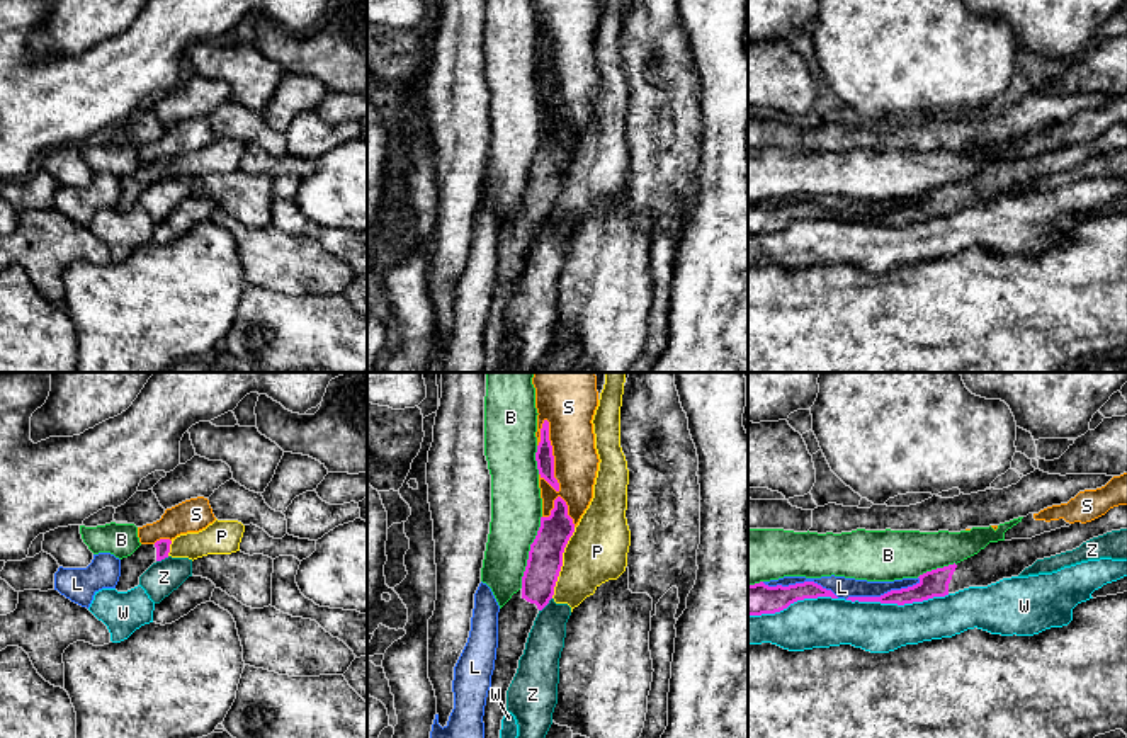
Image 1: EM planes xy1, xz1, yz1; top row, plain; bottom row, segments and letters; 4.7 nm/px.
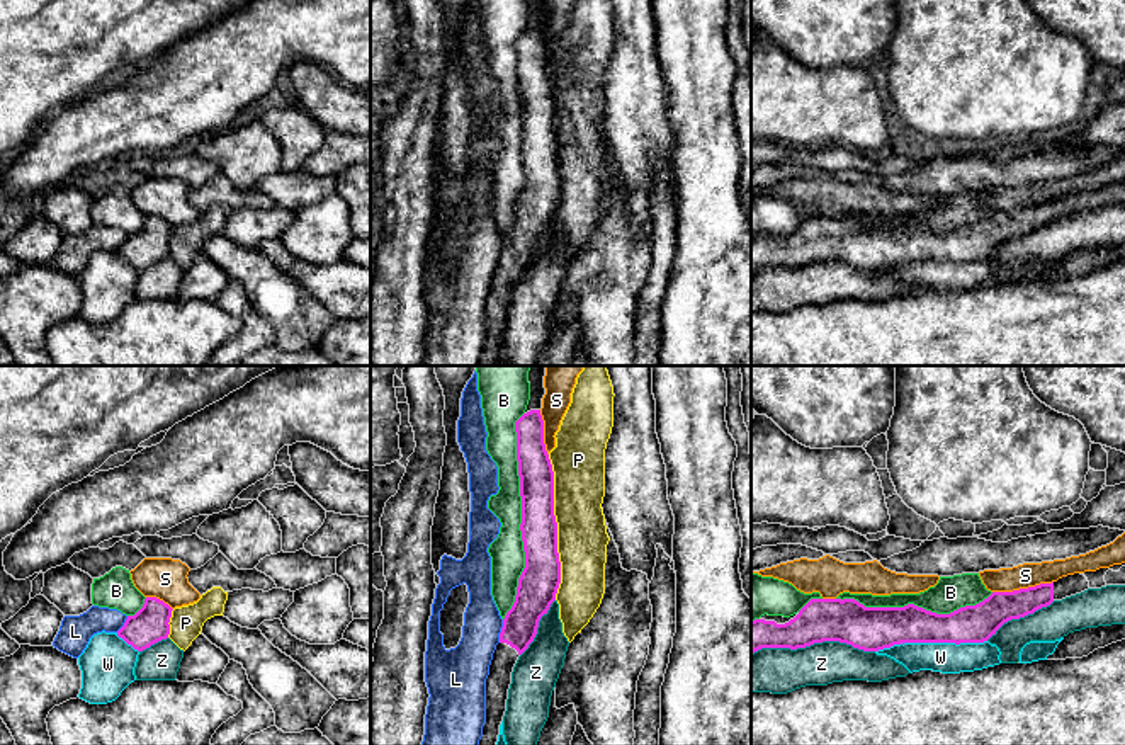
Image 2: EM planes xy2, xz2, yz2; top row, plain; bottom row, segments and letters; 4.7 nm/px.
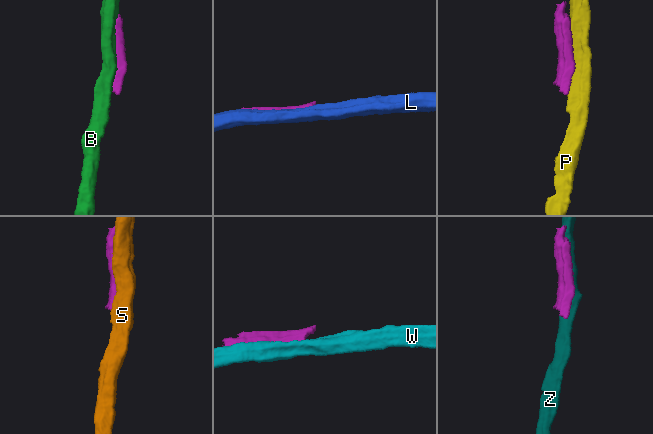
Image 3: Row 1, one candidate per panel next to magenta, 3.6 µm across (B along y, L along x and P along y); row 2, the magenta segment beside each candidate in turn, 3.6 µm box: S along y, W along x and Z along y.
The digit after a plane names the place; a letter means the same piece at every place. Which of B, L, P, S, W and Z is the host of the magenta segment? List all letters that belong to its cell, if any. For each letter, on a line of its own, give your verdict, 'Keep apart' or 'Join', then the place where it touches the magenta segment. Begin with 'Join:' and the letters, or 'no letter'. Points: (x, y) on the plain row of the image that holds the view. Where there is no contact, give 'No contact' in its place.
Join: no letter
B: Keep apart. Touches magenta at xz2 (522, 135)
L: Keep apart. Touches magenta at yz1 (884, 213)
P: Keep apart. Touches magenta at xz2 (556, 147)
S: Keep apart. Touches magenta at xz1 (553, 75)
W: Keep apart. Touches magenta at yz2 (930, 261)
Z: Keep apart. Touches magenta at yz2 (813, 262)

